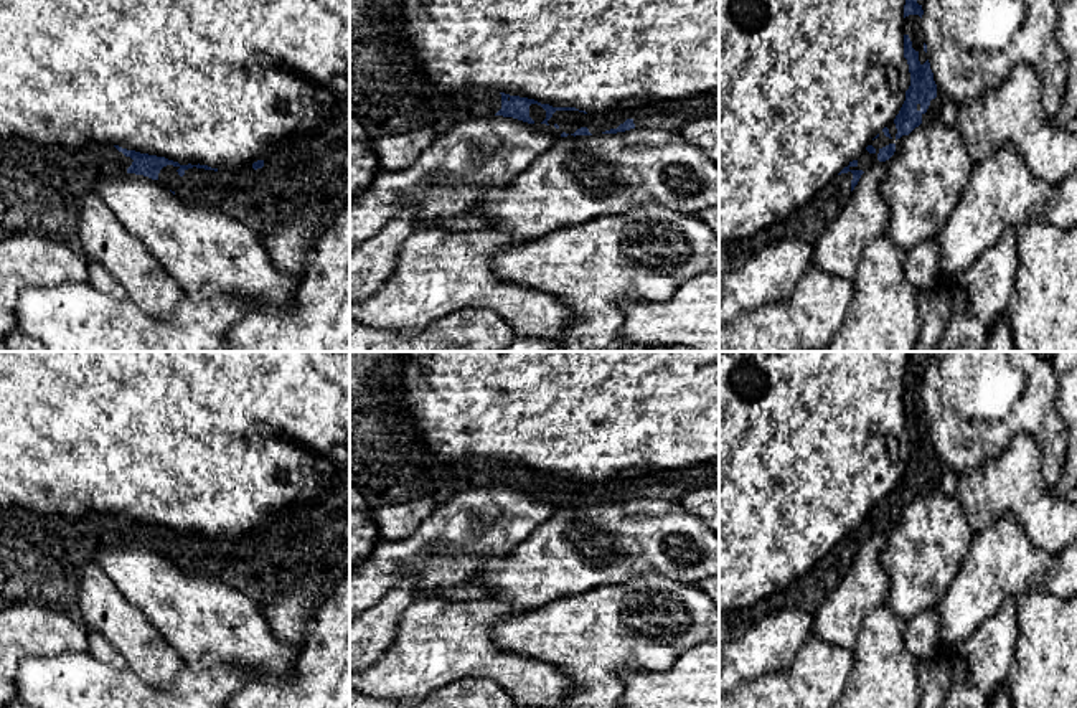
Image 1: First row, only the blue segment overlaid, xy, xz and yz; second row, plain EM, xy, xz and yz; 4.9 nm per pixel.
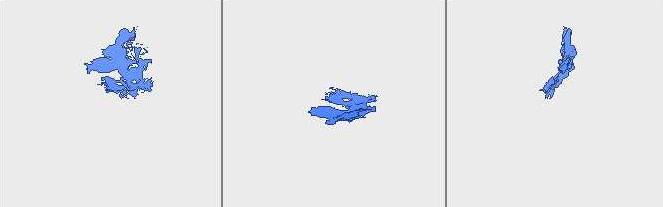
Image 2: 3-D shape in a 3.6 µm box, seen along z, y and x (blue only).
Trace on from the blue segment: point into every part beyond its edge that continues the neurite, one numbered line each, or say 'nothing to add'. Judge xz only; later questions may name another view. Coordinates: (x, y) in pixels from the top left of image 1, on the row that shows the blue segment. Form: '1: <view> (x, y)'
1: xz (668, 114)

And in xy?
1: xy (299, 167)

